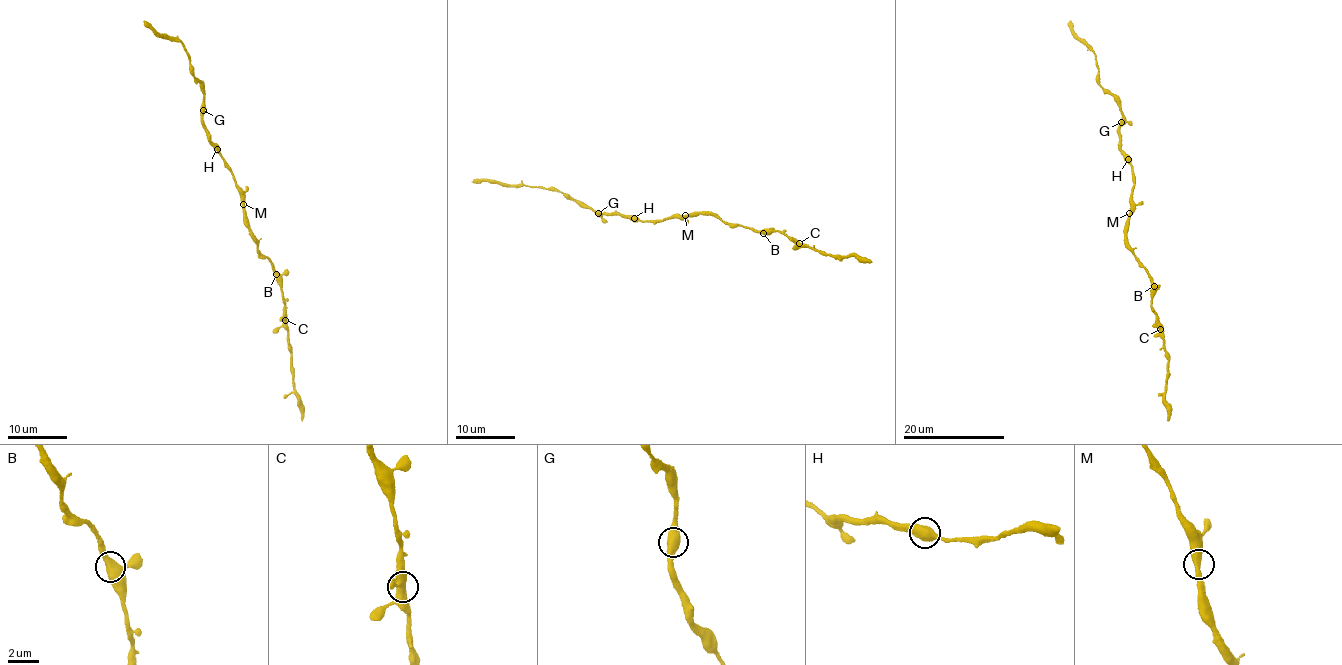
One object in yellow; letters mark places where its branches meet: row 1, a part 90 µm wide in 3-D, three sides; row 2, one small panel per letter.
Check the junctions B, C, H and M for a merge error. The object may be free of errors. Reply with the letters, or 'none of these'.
none of these

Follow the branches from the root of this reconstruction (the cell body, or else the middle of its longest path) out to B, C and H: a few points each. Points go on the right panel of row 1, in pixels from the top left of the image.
B: (1131, 212), (1126, 243), (1154, 286)
C: (1131, 212), (1126, 243), (1150, 278), (1151, 308), (1155, 314), (1155, 325), (1160, 329)
H: (1131, 212), (1133, 172), (1127, 159)

